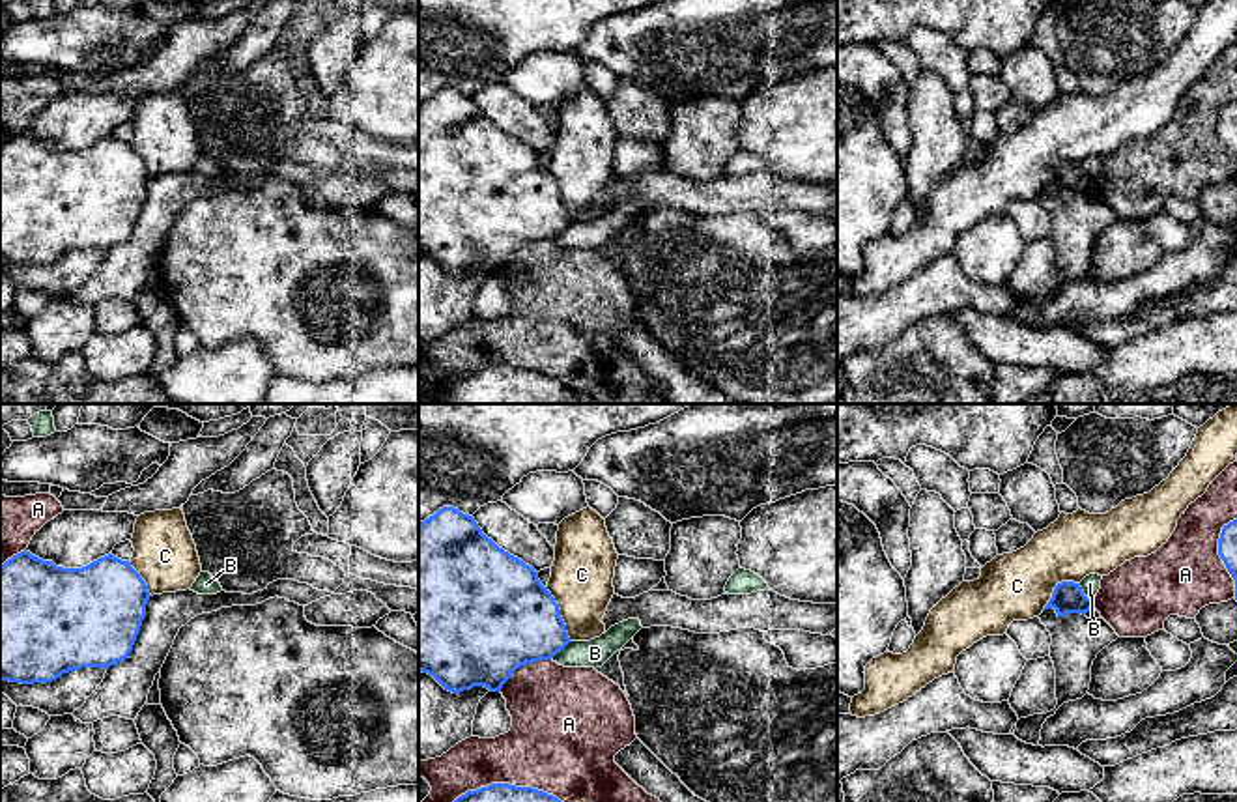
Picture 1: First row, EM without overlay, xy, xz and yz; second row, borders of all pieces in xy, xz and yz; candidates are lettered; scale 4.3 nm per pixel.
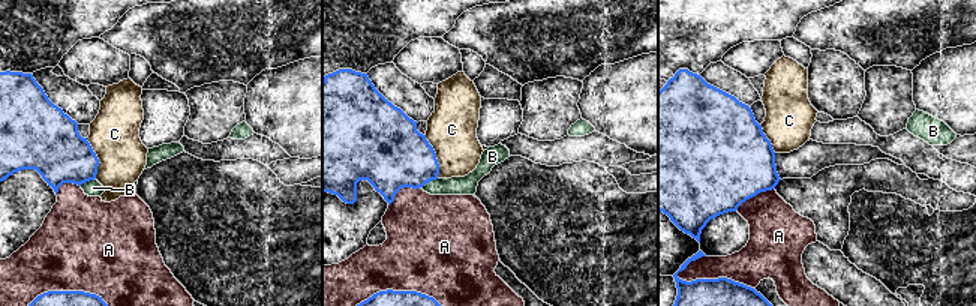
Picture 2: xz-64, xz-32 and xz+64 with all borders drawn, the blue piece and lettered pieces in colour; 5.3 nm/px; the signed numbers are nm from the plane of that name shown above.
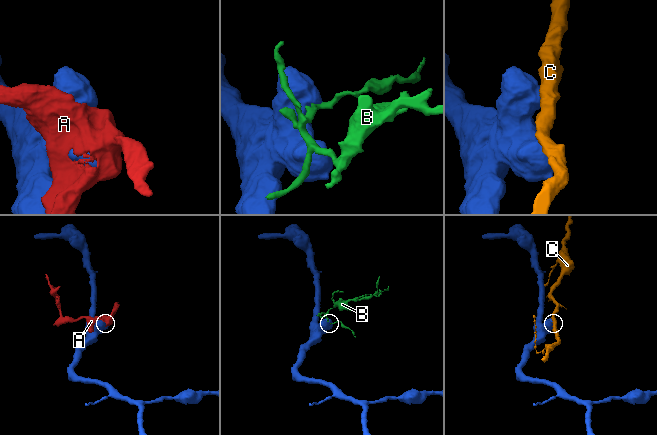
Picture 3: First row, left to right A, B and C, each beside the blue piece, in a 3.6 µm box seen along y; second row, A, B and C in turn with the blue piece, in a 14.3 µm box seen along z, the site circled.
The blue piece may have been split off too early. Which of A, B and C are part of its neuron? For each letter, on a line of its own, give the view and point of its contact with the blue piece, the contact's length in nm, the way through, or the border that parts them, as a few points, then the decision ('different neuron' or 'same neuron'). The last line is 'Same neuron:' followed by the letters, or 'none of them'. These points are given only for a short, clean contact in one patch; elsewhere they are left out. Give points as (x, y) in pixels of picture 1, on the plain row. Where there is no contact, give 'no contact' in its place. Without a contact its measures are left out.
A: contact yz (1221, 139); length 340 nm; different neuron
B: contact xz (559, 232); length 120 nm; border xz (570, 223), (550, 240); different neuron
C: contact xz (559, 195); length 260 nm; border xz (546, 169), (557, 186), (570, 221); different neuron
Same neuron: none of them

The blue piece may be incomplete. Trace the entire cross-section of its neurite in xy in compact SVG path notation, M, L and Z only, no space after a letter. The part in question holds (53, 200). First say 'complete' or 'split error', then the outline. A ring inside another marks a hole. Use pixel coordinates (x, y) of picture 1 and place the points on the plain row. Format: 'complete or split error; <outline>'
complete; M21 133L0 148L0 262L52 264L82 249L125 241L133 232L149 172L129 142L112 135L82 150L56 148Z

